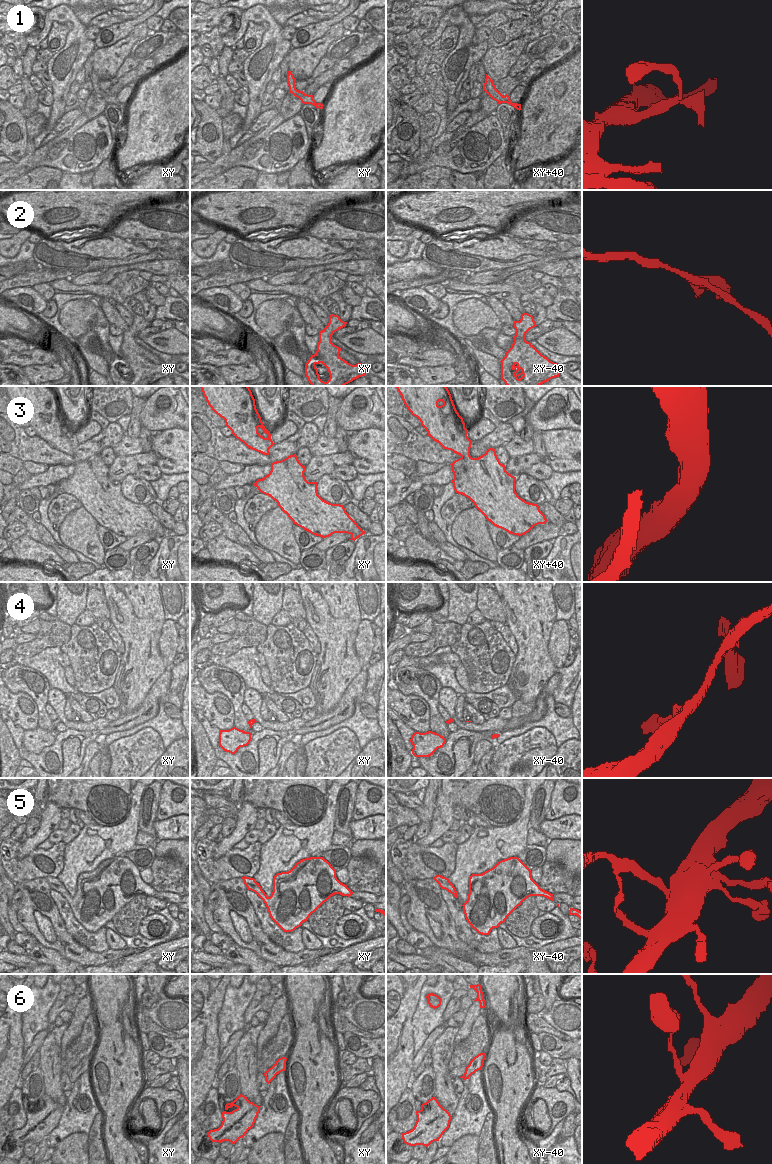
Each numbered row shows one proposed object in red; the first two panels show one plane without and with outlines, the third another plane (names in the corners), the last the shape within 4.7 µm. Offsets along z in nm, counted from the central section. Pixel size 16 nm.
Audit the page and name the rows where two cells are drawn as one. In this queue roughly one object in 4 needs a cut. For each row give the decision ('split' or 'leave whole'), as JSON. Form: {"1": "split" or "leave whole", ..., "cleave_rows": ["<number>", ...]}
{"1": "leave whole", "2": "leave whole", "3": "leave whole", "4": "leave whole", "5": "leave whole", "6": "leave whole", "cleave_rows": []}

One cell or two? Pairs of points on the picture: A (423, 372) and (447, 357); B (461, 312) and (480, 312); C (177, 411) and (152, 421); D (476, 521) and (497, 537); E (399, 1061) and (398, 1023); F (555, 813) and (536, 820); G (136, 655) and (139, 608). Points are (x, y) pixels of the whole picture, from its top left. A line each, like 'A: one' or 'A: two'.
A: two
B: one
C: one
D: two
E: one
F: two
G: one

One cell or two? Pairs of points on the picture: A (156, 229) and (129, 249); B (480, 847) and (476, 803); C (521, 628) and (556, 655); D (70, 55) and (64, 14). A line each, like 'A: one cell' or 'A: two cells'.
A: two cells
B: two cells
C: two cells
D: one cell

